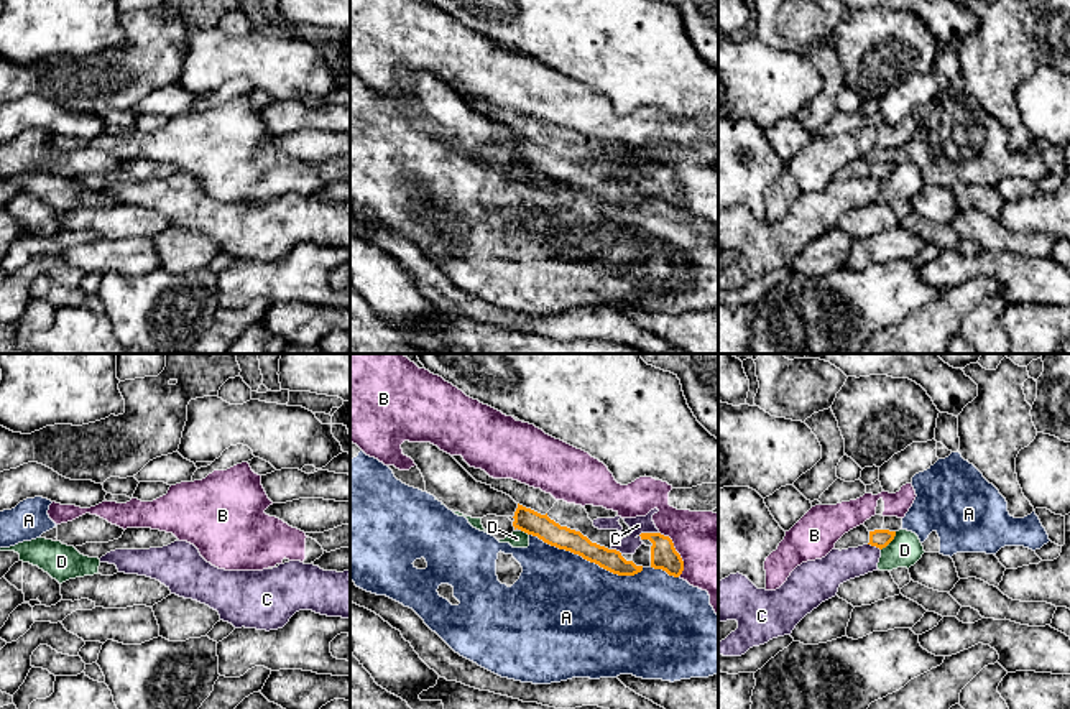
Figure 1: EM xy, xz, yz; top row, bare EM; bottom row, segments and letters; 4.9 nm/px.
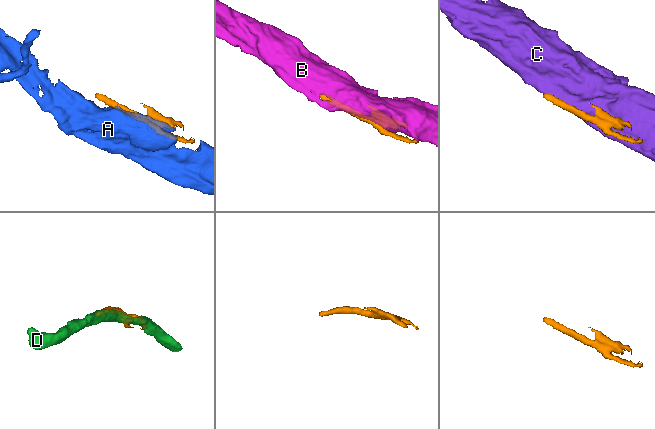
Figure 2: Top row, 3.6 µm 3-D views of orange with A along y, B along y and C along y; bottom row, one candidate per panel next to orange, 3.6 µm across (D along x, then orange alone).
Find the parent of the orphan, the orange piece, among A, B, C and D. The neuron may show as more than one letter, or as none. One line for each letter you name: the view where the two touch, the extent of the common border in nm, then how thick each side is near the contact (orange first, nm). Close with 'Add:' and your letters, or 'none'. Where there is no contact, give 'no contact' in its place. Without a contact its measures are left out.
Add: none

